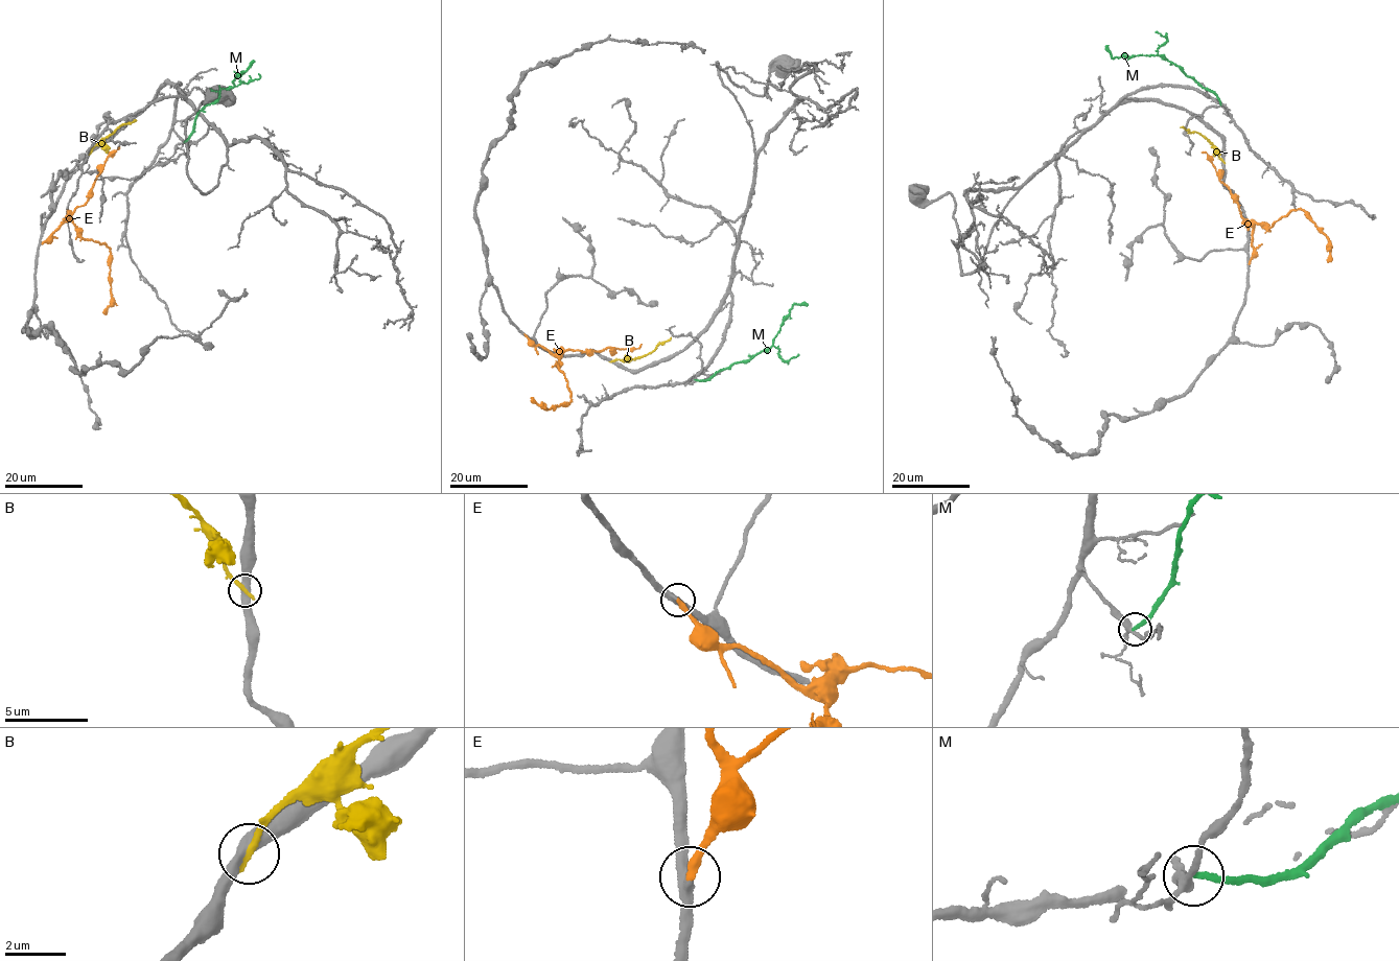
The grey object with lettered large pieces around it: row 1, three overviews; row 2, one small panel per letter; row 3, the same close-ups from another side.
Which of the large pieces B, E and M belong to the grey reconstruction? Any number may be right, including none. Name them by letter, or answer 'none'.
E

